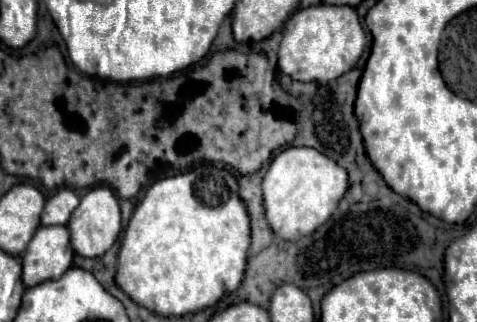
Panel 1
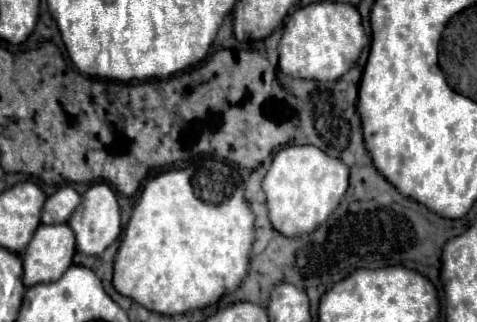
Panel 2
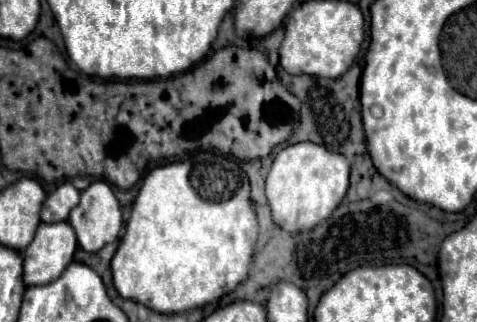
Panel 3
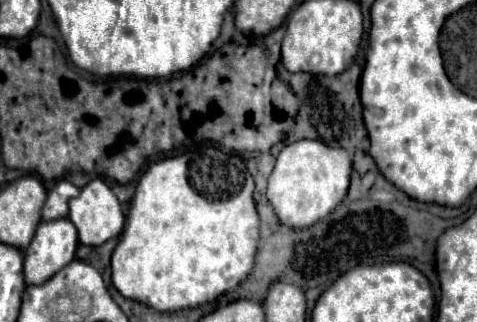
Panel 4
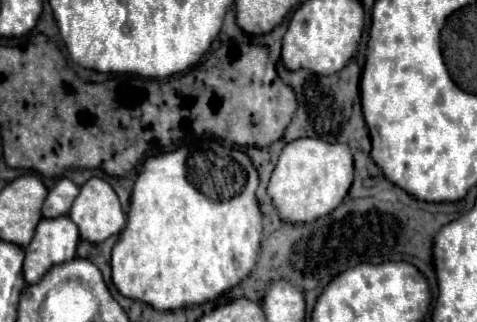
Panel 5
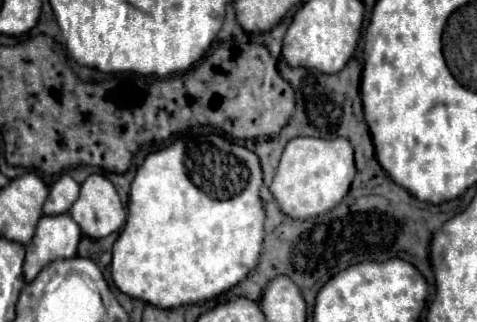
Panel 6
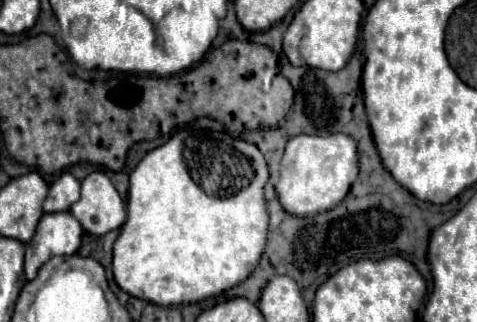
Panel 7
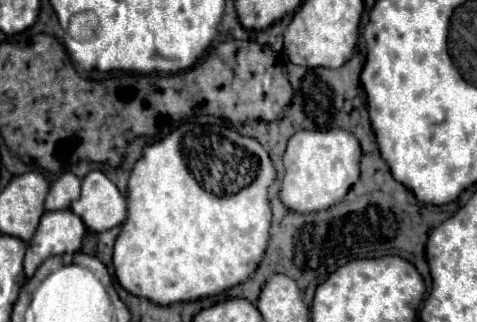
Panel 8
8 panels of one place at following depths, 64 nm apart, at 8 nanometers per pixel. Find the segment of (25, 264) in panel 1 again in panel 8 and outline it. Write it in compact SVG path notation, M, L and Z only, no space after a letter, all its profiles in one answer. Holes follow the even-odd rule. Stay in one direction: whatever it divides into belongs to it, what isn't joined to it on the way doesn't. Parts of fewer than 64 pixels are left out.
M72 210L44 212L40 218L36 236L28 242L24 256L24 274L34 276L36 268L50 256L56 254L74 254L82 246L84 222Z

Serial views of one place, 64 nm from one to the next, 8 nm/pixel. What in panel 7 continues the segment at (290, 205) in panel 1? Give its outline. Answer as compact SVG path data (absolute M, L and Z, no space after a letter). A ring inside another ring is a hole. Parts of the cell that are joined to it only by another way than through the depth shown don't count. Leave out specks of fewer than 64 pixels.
M336 132L330 136L298 134L288 140L280 162L280 180L276 194L286 212L294 216L318 214L334 208L344 200L358 178L358 150L352 136Z

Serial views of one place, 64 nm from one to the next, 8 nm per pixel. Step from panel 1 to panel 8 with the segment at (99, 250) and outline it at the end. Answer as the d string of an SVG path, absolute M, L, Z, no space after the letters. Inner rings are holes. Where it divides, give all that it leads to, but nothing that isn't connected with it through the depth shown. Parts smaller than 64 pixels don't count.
M92 170L84 176L82 194L70 208L94 232L120 226L126 218L126 200L102 170Z

